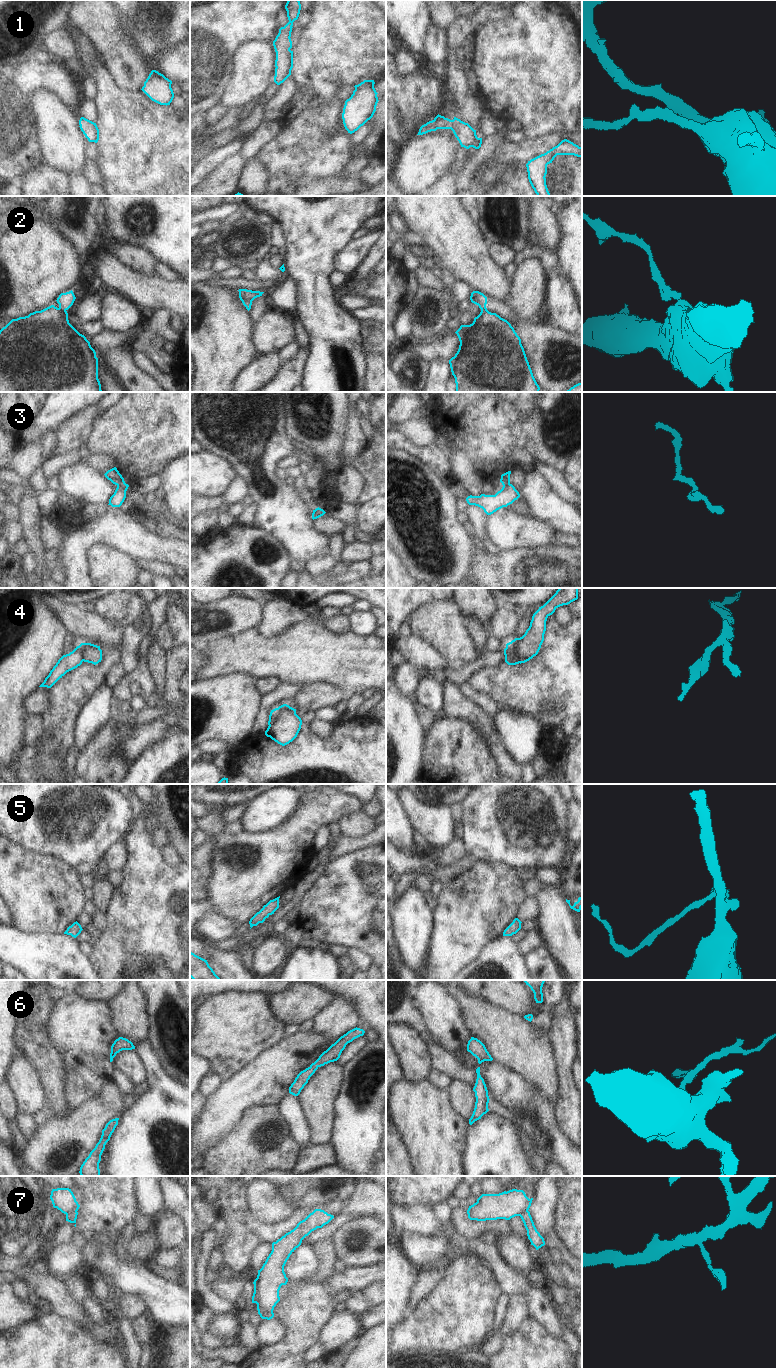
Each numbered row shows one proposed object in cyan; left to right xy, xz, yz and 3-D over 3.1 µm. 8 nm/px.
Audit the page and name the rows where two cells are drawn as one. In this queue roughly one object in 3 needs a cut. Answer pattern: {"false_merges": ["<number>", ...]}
{"false_merges": ["2", "4", "7"]}

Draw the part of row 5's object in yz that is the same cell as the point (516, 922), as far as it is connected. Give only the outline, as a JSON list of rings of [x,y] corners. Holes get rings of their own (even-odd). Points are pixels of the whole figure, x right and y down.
[[[515,918],[513,922],[504,930],[503,936],[512,936],[521,929],[521,921]]]

